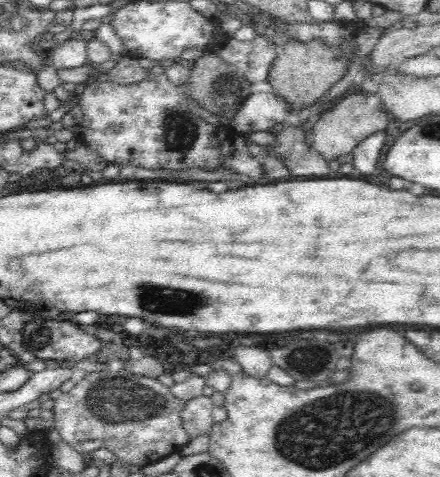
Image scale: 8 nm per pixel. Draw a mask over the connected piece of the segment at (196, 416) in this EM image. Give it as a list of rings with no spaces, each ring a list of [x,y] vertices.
[[[203,395],[185,402],[184,408],[181,409],[180,421],[189,442],[201,435],[209,435],[212,424],[215,423],[210,416],[213,407],[211,398]]]

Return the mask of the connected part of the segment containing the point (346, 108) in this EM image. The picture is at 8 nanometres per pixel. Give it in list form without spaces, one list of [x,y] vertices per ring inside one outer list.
[[[360,92],[345,94],[336,106],[324,111],[313,125],[310,147],[326,163],[350,154],[365,138],[386,128],[388,120],[391,120],[390,116],[382,108],[370,109],[366,104],[366,99],[367,96]]]

